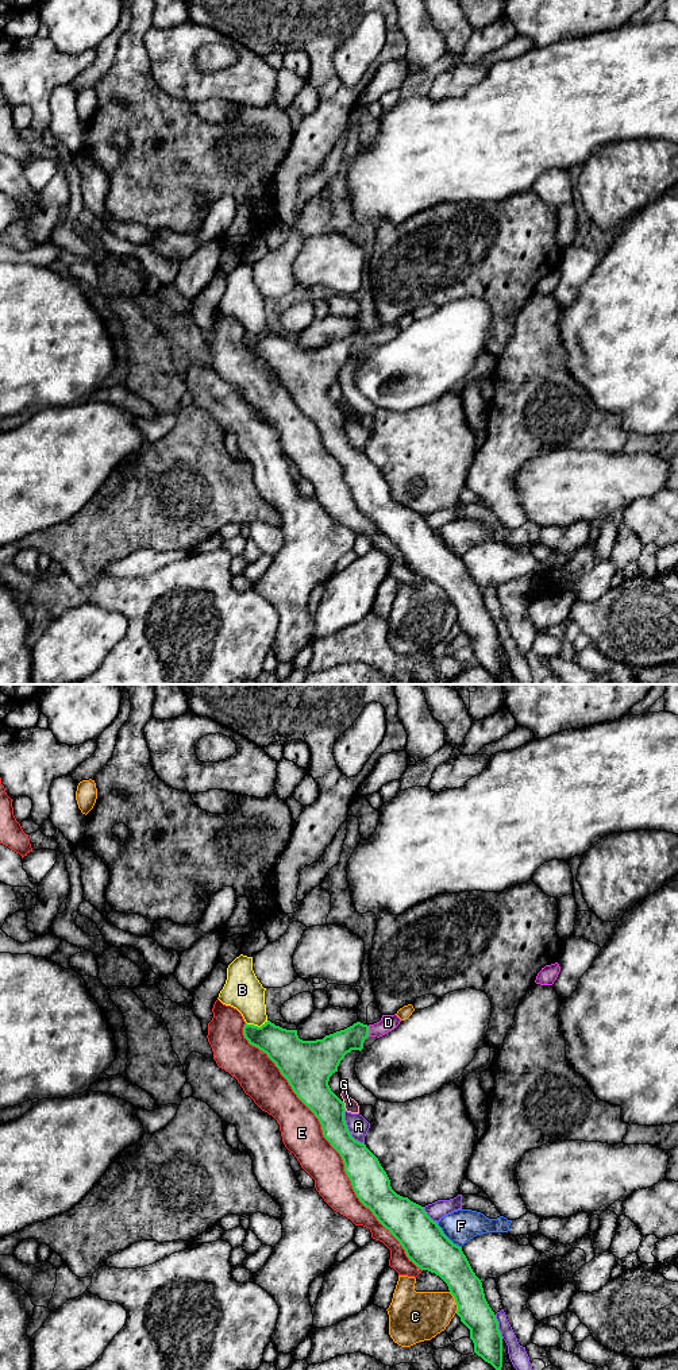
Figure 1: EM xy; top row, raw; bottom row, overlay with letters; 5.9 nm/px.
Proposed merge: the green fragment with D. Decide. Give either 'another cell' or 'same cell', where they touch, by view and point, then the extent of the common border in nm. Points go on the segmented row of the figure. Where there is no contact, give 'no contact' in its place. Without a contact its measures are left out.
same cell | xy (368, 1031) | 60 nm

